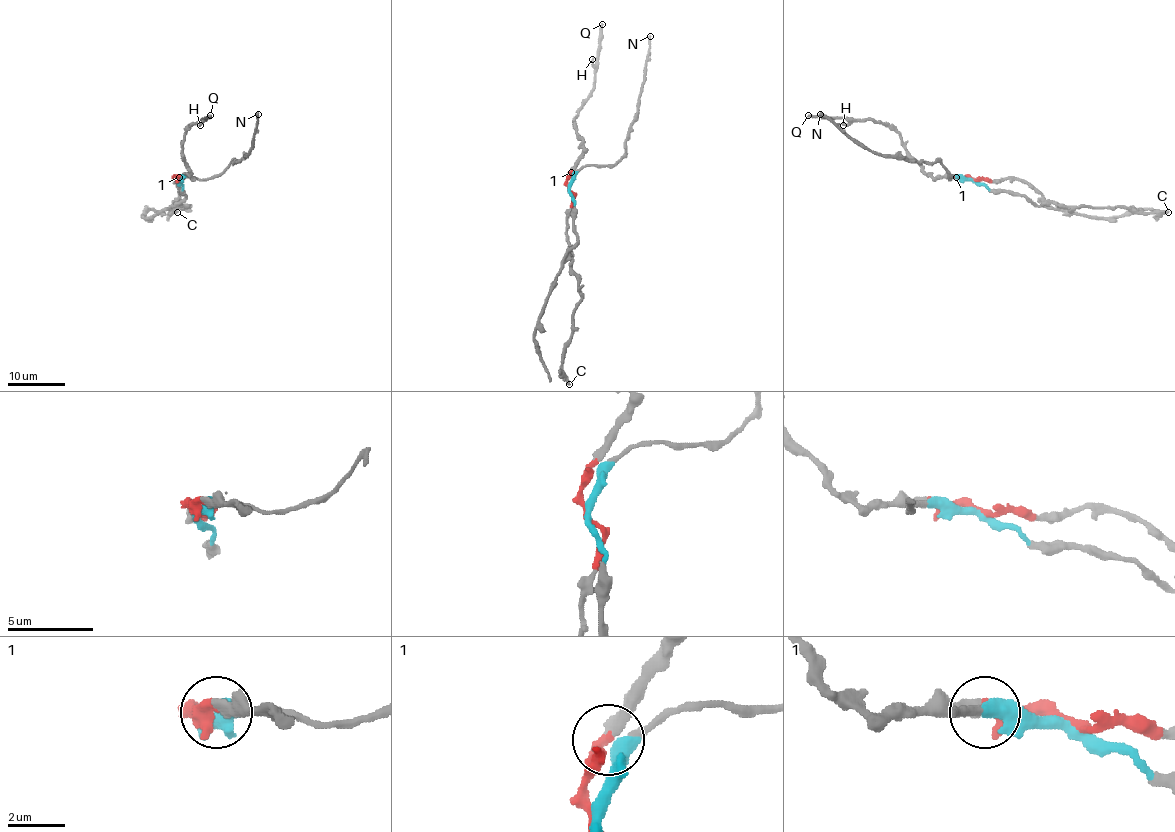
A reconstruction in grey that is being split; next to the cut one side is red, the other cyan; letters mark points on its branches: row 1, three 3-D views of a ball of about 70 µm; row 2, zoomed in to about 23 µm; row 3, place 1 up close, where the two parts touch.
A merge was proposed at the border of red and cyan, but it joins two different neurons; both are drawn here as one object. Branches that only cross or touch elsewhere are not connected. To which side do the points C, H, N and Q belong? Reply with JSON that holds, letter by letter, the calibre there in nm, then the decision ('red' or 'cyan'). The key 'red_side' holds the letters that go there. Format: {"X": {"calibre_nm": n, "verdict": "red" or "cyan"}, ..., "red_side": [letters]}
{"C": {"calibre_nm": 280, "verdict": "red"}, "H": {"calibre_nm": 220, "verdict": "red"}, "N": {"calibre_nm": 280, "verdict": "cyan"}, "Q": {"calibre_nm": 280, "verdict": "red"}, "red_side": ["C", "H", "Q"]}

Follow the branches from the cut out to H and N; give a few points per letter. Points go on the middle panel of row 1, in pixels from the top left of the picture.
H: (568, 189), (567, 176), (583, 153), (574, 124), (576, 116), (593, 88), (593, 58)
N: (568, 189), (568, 183), (584, 166), (614, 165), (624, 155), (629, 127), (637, 111), (650, 35)

